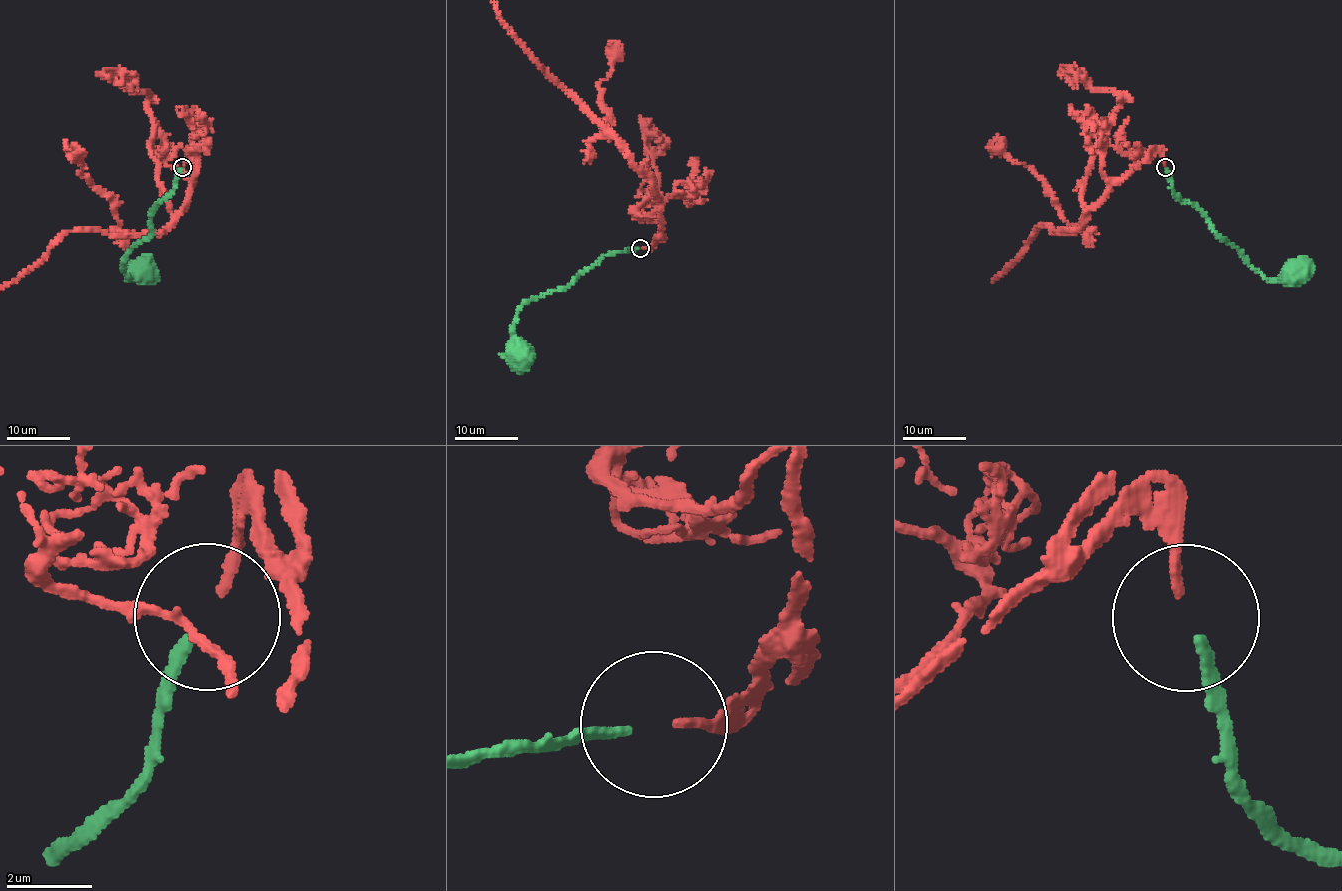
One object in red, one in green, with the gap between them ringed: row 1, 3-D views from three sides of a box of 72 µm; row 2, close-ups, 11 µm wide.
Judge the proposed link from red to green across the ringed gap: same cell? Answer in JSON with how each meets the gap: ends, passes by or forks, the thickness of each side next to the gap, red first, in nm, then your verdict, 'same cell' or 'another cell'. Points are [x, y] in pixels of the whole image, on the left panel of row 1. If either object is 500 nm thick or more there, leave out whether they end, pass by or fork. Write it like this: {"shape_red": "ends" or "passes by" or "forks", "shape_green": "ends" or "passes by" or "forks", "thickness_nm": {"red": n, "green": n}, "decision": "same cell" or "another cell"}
{"shape_red": "ends", "shape_green": "ends", "thickness_nm": {"red": 240, "green": 260}, "decision": "same cell"}

